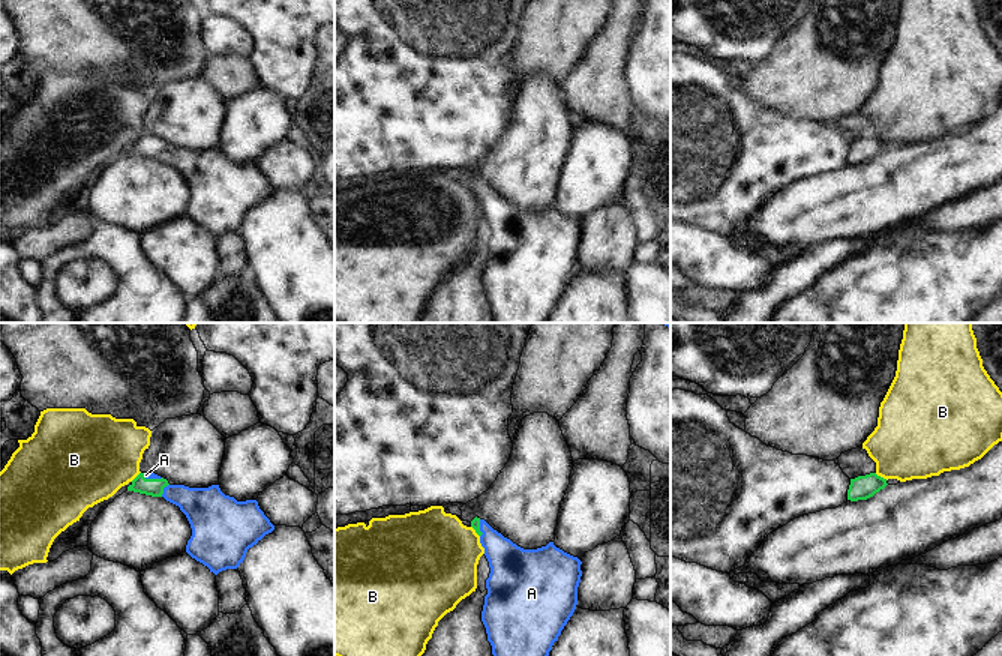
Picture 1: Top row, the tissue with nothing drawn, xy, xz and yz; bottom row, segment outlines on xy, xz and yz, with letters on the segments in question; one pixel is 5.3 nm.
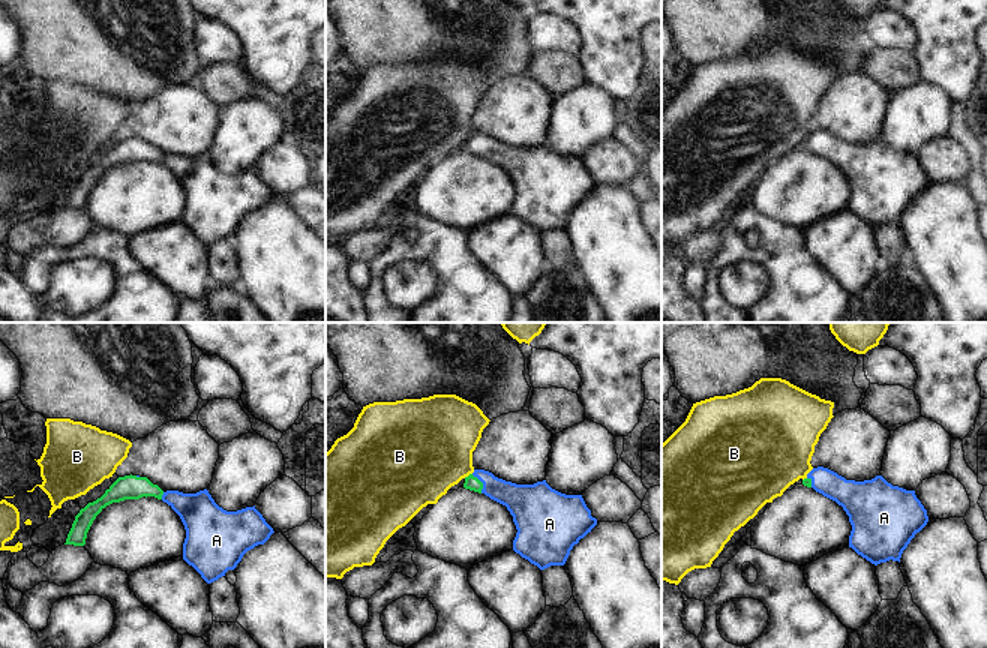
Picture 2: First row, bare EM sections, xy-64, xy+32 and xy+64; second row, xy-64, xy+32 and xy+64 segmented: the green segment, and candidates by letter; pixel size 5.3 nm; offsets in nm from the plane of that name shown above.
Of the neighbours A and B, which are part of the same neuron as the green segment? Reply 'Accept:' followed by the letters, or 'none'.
Accept: A

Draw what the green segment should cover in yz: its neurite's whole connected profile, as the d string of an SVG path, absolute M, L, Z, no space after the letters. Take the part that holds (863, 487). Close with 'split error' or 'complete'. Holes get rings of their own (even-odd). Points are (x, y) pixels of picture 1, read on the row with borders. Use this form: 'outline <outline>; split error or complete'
outline M876 473L858 476L855 479L850 479L848 500L850 501L867 500L880 489L884 489L886 485L888 485L886 479L878 476Z; complete

